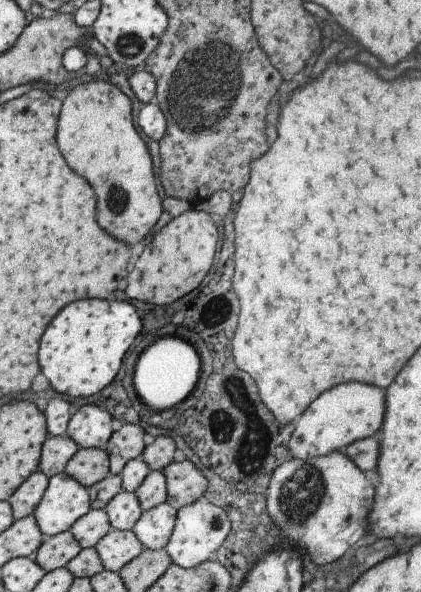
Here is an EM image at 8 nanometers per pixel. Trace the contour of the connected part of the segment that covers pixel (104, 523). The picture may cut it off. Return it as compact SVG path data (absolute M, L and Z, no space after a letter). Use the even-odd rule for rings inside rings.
M90 509L87 514L71 525L70 533L80 547L94 547L100 538L111 528L104 509Z

